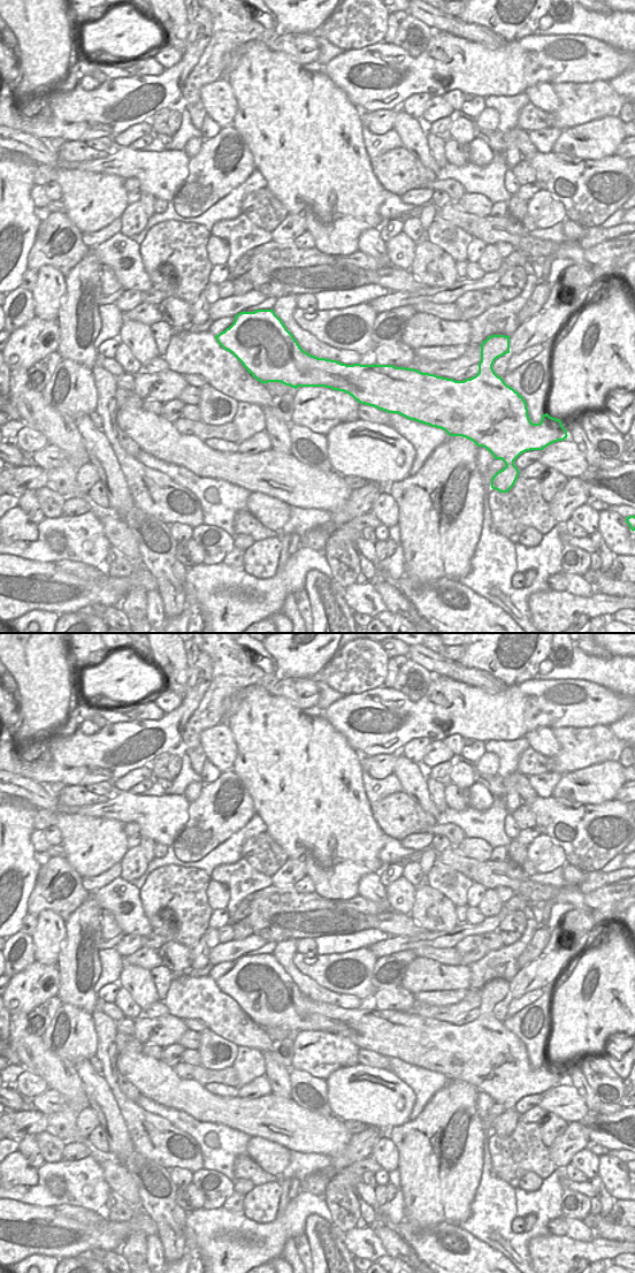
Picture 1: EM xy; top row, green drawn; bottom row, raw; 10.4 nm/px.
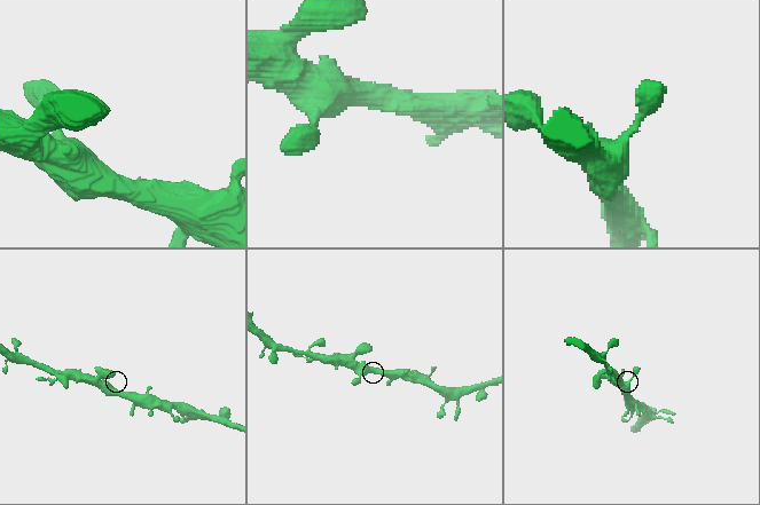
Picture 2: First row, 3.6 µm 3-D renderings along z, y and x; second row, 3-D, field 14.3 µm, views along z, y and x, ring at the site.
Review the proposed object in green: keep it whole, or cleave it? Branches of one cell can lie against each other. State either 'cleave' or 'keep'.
keep

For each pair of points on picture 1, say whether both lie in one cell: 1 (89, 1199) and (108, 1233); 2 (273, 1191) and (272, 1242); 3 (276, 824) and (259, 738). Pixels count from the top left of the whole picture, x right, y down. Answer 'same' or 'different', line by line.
1: different
2: different
3: same

